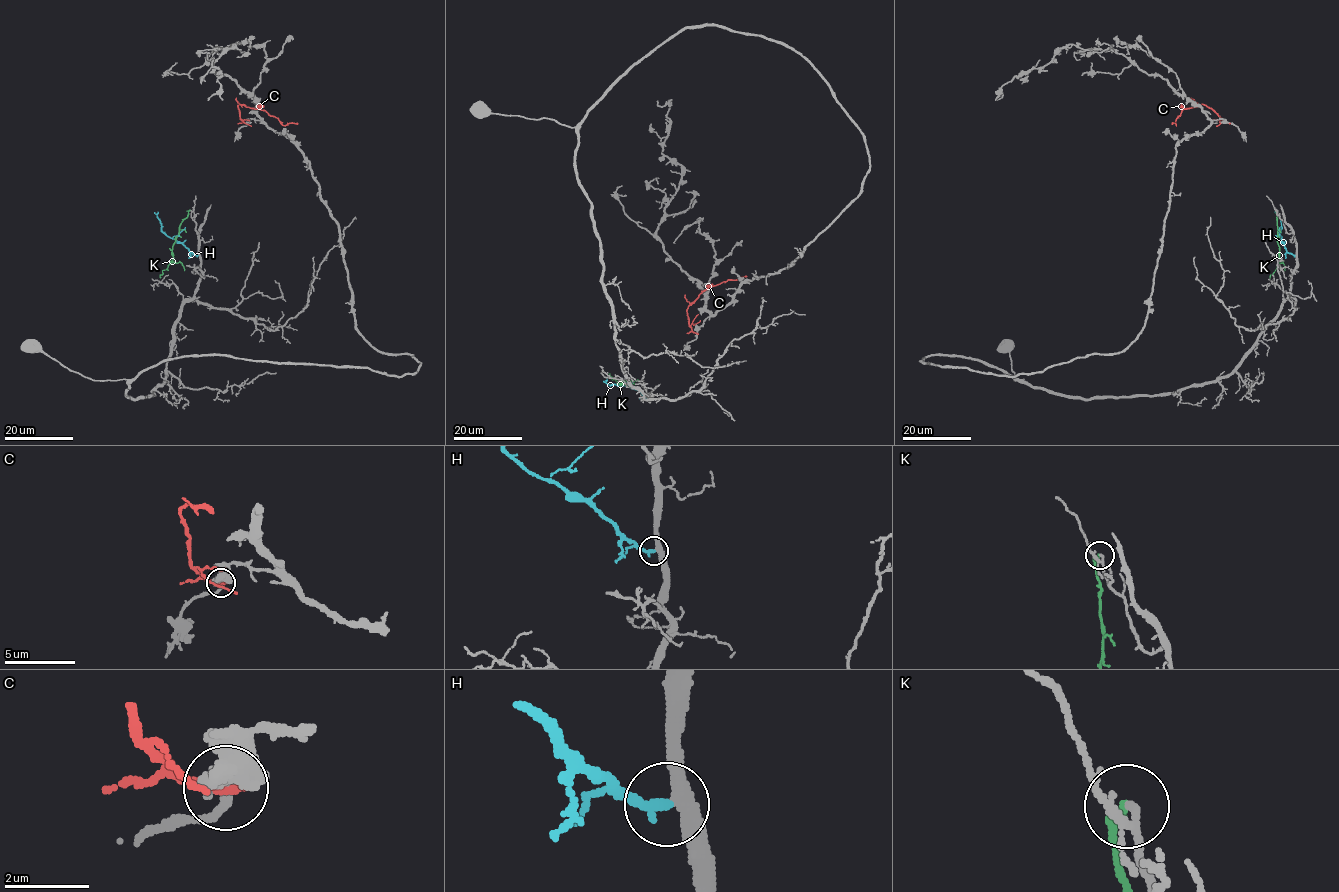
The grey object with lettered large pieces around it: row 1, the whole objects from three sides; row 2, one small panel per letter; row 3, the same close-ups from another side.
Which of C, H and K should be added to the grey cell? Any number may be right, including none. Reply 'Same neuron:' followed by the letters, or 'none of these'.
Same neuron: H

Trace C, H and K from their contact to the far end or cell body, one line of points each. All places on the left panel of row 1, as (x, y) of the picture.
C: (247, 123), (240, 119), (239, 104), (264, 110), (282, 125), (297, 122)
H: (198, 255), (162, 230), (157, 212)
K: (189, 210), (179, 227), (172, 249), (173, 259), (160, 277)

